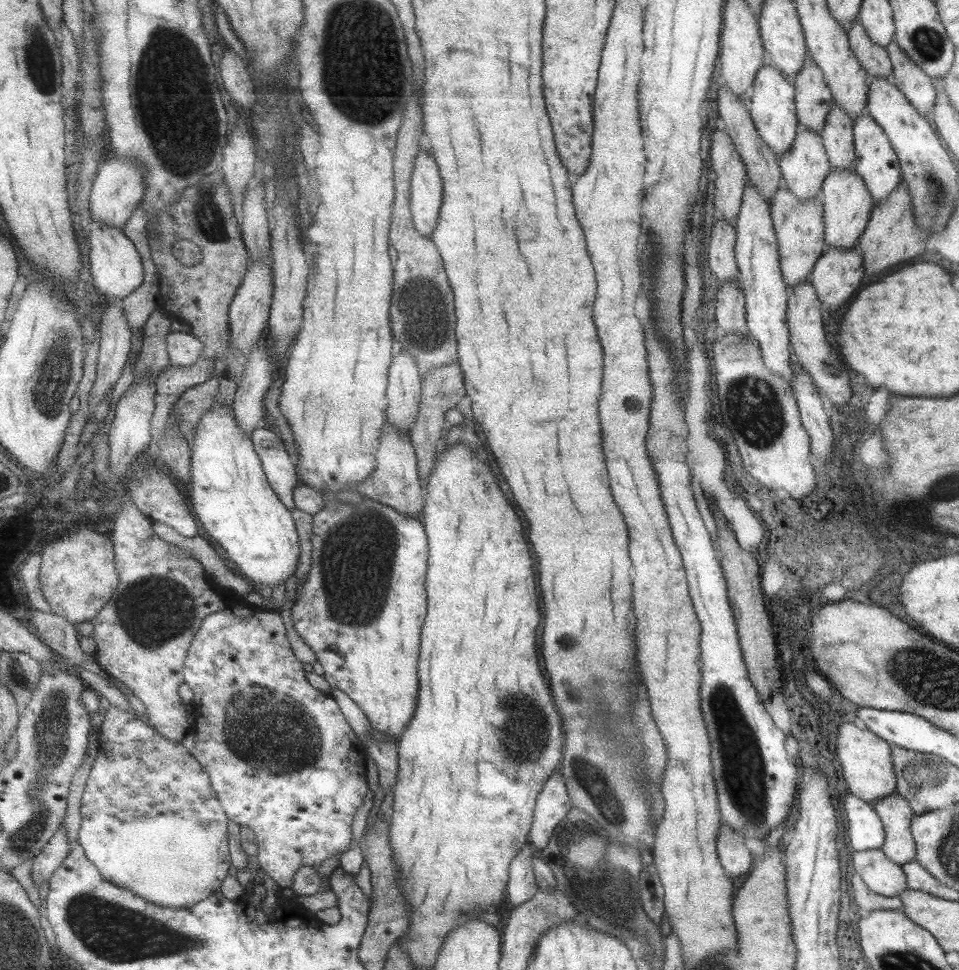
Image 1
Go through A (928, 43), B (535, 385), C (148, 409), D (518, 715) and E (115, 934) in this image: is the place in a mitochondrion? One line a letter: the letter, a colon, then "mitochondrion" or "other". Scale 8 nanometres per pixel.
A: mitochondrion
B: mitochondrion
C: other
D: mitochondrion
E: mitochondrion

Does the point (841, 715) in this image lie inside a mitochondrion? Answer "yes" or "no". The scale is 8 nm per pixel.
no

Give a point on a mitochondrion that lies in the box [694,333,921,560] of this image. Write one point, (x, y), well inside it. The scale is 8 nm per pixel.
(748, 397)

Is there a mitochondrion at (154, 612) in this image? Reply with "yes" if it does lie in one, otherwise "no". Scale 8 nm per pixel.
yes

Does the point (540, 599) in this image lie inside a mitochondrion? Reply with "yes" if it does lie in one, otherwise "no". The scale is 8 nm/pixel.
no

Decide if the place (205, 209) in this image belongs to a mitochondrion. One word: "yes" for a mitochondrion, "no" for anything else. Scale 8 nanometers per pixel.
yes

